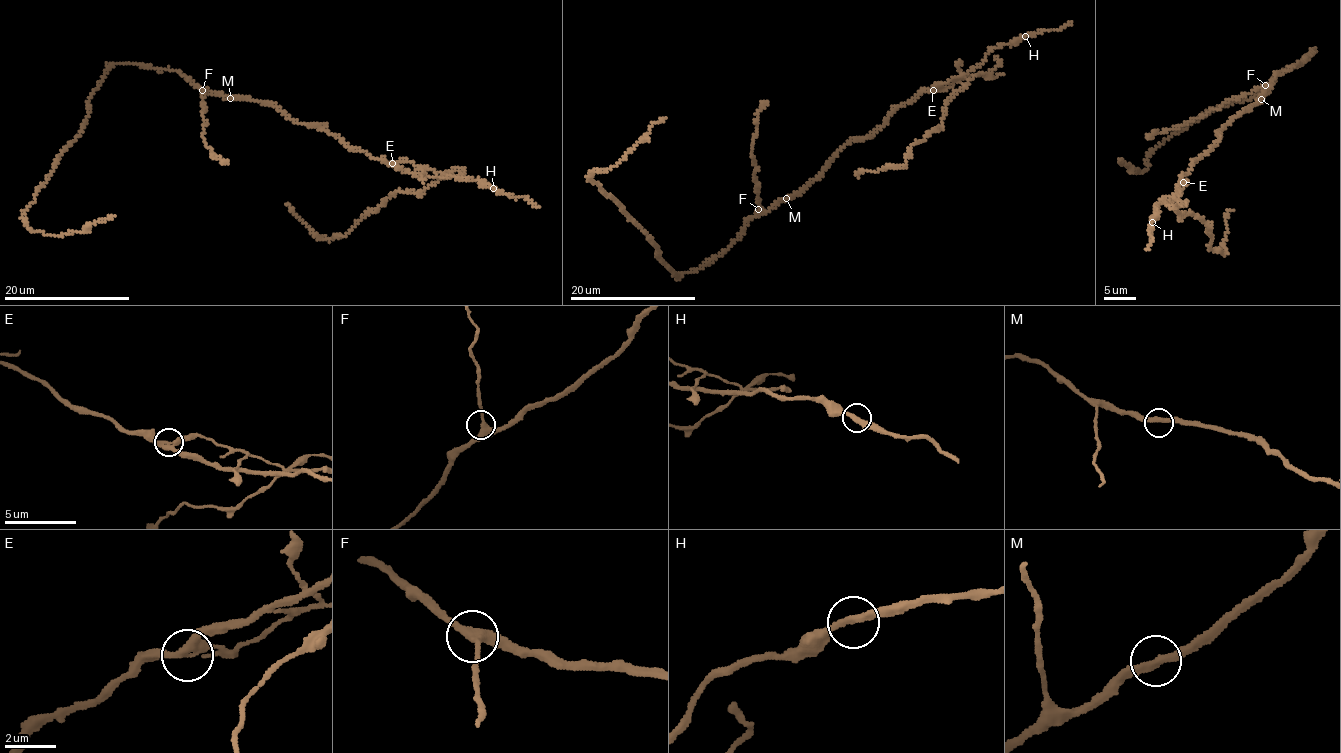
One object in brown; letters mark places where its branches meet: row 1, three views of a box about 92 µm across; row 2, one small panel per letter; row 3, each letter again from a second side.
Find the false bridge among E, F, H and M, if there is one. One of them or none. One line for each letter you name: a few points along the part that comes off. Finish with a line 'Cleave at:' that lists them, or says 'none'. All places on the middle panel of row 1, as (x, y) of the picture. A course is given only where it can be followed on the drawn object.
E: (932, 91), (981, 74), (948, 100), (941, 126), (913, 145), (904, 166), (866, 169), (857, 177)
Cleave at: E

